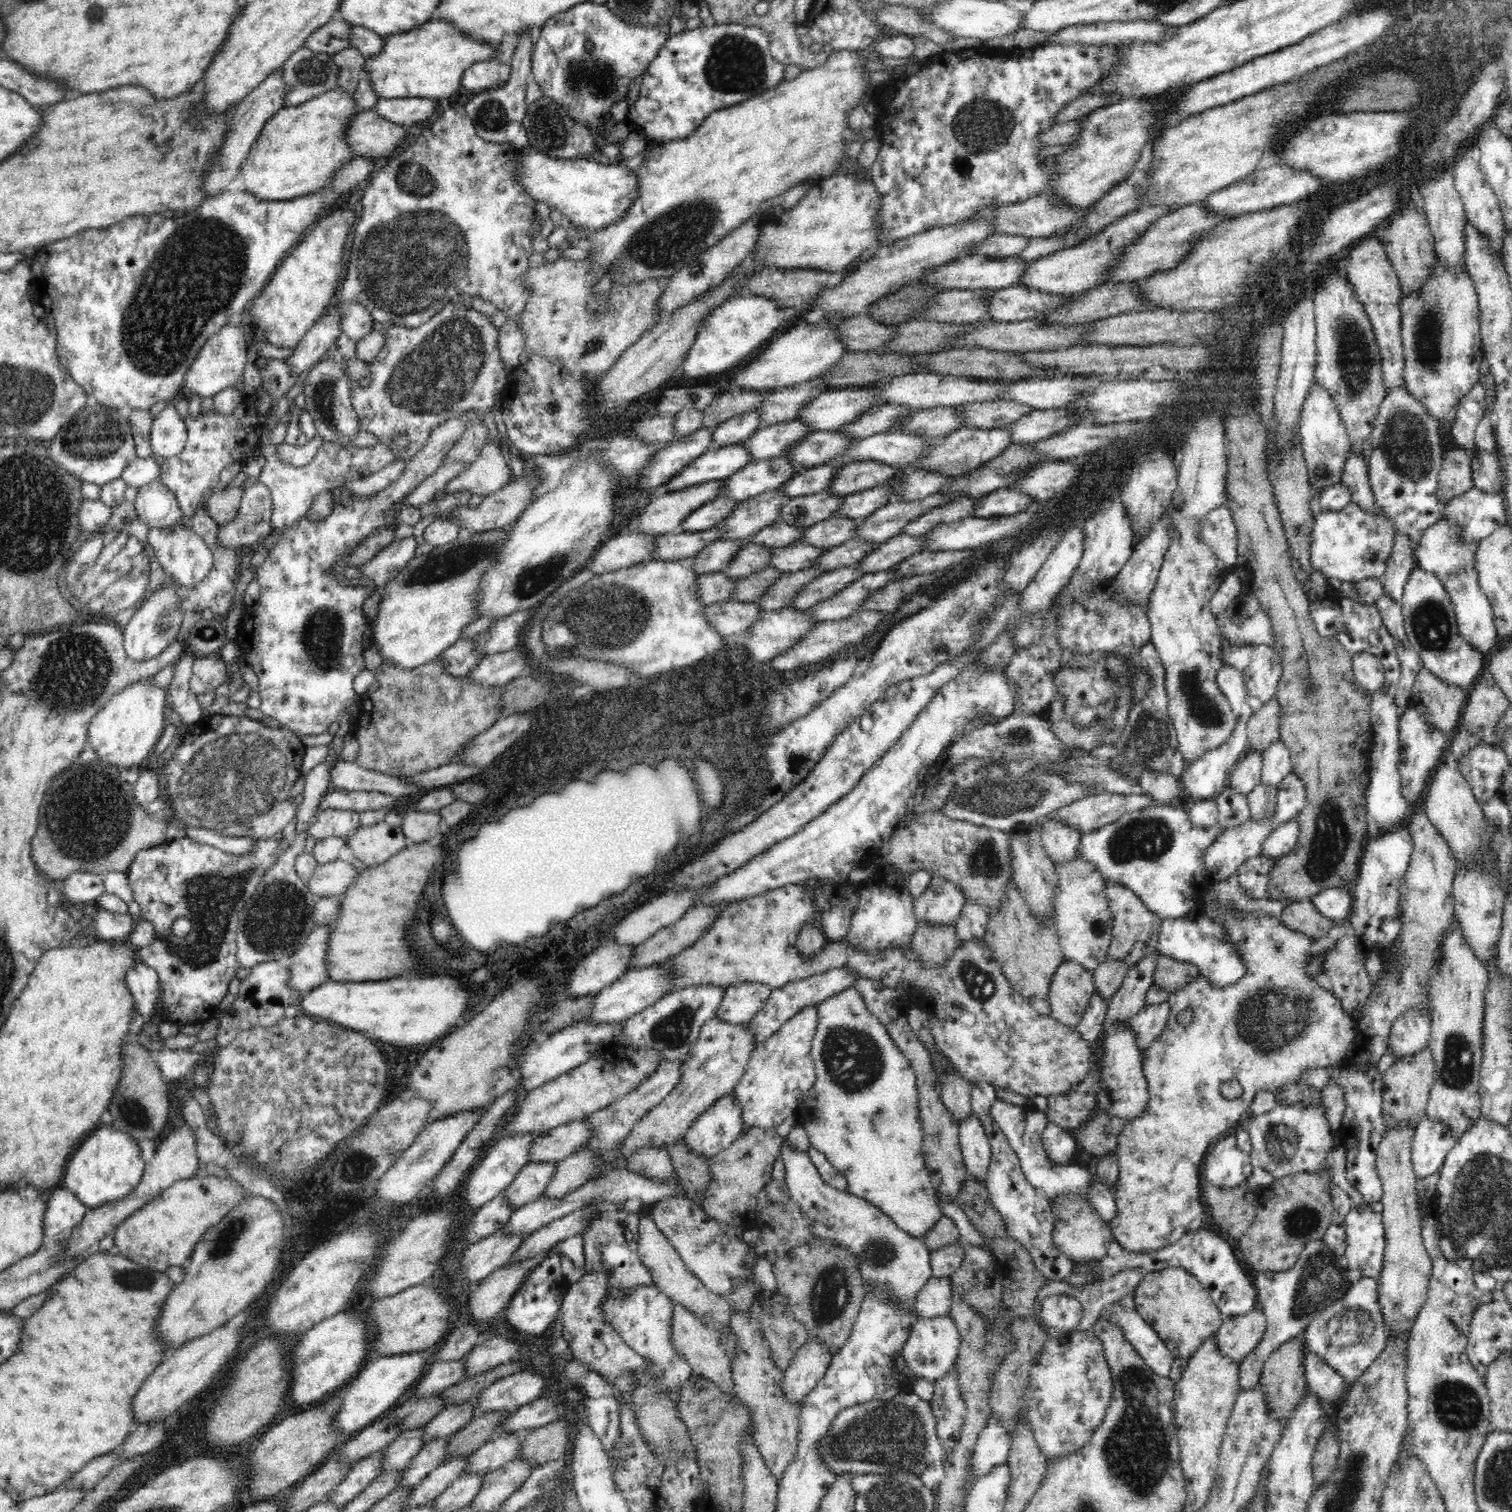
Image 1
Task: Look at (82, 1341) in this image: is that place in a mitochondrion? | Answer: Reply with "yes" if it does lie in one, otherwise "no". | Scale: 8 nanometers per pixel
no

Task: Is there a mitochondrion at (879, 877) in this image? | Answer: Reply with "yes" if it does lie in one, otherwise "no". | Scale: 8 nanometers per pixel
no

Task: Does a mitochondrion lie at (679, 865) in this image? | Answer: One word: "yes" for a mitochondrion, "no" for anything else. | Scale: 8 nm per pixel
no

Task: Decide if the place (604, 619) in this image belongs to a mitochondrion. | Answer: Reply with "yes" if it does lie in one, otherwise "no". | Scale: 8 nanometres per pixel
yes

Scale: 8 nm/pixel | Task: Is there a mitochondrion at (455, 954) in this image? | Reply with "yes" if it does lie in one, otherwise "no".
no

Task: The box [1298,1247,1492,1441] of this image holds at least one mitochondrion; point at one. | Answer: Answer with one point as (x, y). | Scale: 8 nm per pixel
(1458, 1407)

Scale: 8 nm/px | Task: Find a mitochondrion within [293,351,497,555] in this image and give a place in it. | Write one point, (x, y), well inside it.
(324, 389)

